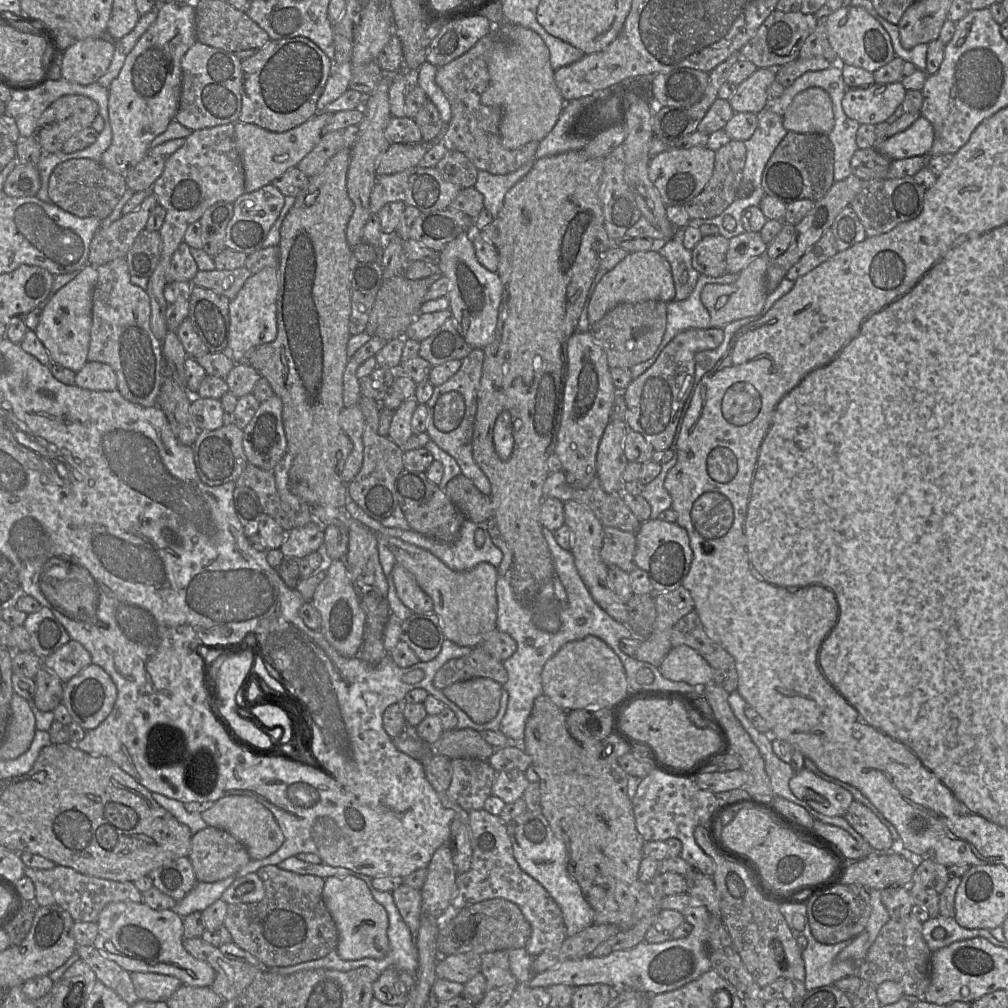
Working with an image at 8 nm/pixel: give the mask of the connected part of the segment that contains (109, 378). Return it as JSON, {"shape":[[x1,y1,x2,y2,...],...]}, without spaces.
{"shape":[[87,361,83,368,76,372,74,385,91,391,118,390,115,371,110,365,97,361]]}

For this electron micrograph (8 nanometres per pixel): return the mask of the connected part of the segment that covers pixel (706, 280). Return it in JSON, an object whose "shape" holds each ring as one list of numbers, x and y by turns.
{"shape":[[725,274,719,277,700,275,695,288,687,299,668,302,667,324,663,339,652,358,634,365,630,369,632,378,637,378,652,366,661,351,677,334,691,328,712,328,710,314,700,299,703,287,706,284,731,284,737,279,738,274]]}

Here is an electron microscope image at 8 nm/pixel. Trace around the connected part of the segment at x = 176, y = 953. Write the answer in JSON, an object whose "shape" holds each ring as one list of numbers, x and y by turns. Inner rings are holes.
{"shape":[[111,902,101,911,93,946,128,972,154,972,177,977,183,984,211,987,215,970,183,947,183,917,171,910,155,910,144,902]]}

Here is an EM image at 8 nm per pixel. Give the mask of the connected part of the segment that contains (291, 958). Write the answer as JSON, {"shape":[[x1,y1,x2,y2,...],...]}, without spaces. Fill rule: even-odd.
{"shape":[[267,865,256,872,261,878,265,895,257,903,228,904,224,924,232,935,233,943,249,952,266,967,287,967,317,960,336,950,339,934,335,922,323,900,325,879,315,875,299,875]]}

